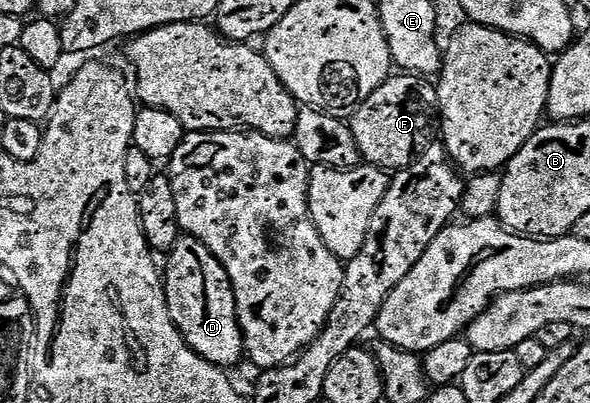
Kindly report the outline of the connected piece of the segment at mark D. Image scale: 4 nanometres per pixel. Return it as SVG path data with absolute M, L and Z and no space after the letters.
M182 235L173 249L167 252L169 265L163 268L163 283L165 286L165 301L169 307L171 318L180 330L181 337L207 362L218 365L226 370L232 369L232 364L237 364L246 355L245 335L241 333L241 324L237 320L237 299L233 293L233 283L229 281L227 270L207 250L203 242L193 236Z

